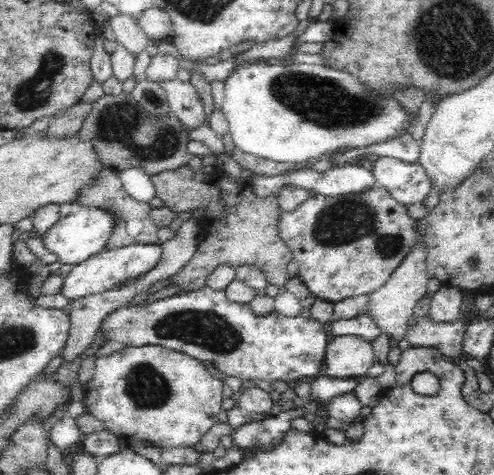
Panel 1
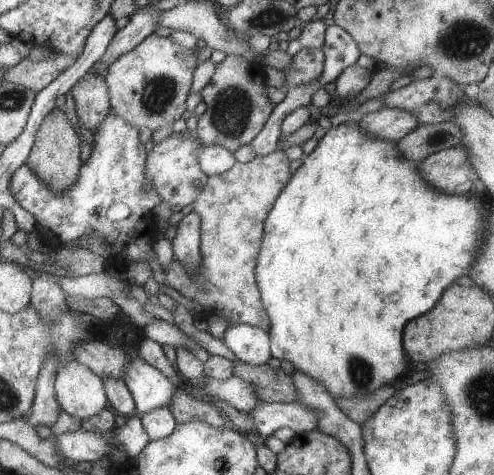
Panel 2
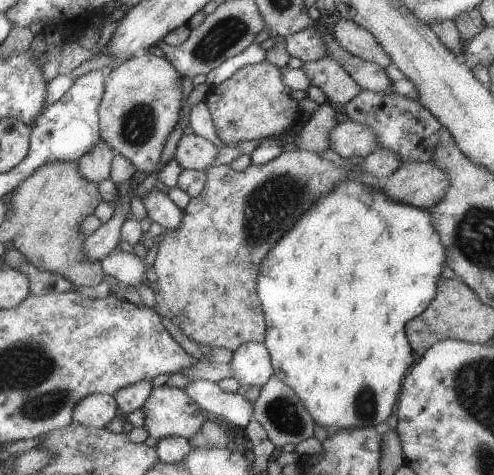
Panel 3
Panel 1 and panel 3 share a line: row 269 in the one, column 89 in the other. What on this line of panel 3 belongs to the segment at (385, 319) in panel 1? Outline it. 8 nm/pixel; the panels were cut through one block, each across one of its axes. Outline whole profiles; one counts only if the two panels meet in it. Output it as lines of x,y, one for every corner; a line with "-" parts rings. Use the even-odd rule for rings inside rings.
99,394
81,402
81,406
75,412
75,422
85,424
87,428
105,430
119,414
121,414
119,400
115,396

